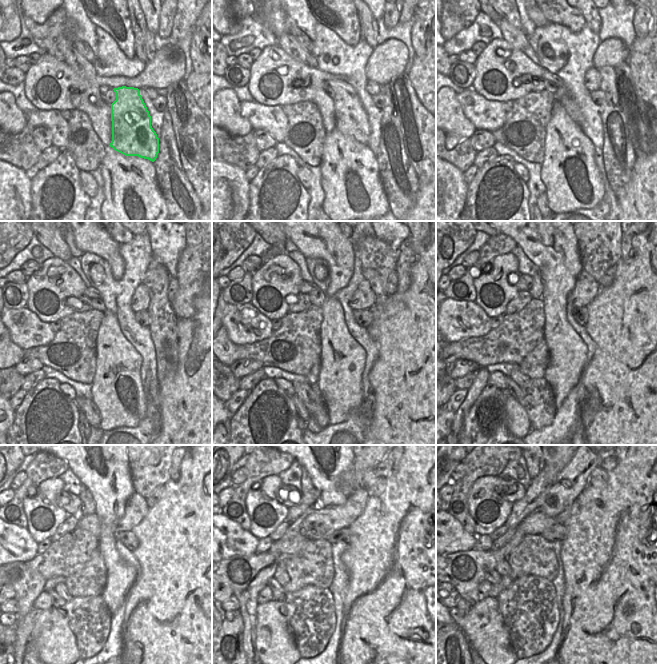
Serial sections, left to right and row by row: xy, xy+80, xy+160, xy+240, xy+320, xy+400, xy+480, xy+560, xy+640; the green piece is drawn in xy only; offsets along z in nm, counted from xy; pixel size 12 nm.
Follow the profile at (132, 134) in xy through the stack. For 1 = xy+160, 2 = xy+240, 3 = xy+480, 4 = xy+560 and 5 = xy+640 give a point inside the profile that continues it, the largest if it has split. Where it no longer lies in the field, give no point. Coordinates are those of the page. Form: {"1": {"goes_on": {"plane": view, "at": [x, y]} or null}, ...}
{"1": {"goes_on": {"plane": "xy+160", "at": [573, 110]}}, "2": {"goes_on": {"plane": "xy+240", "at": [90, 292]}}, "3": {"goes_on": {"plane": "xy+480", "at": [71, 504]}}, "4": {"goes_on": {"plane": "xy+560", "at": [295, 498]}}, "5": {"goes_on": {"plane": "xy+640", "at": [511, 490]}}}

